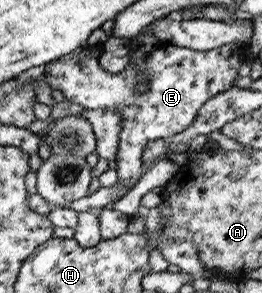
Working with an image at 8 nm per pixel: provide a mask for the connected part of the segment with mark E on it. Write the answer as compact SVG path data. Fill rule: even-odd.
M231 43L208 51L170 46L163 48L163 52L152 52L144 62L151 75L151 86L141 96L135 94L136 64L132 56L123 72L111 74L99 64L104 53L102 45L86 51L75 49L64 57L48 62L43 78L51 84L51 89L59 90L73 104L91 110L112 108L120 112L122 121L118 134L116 171L118 182L126 182L140 176L142 150L148 142L157 138L169 140L183 132L193 122L197 111L205 102L235 87L233 82L245 60L245 50L243 44Z

